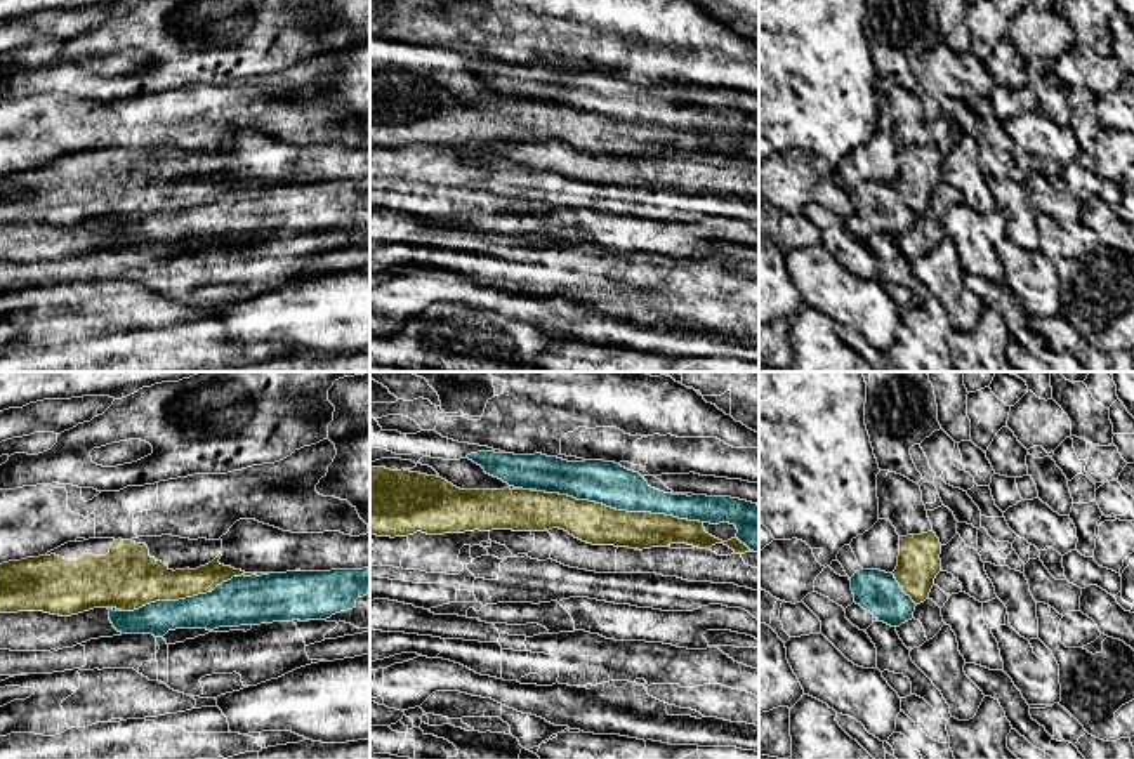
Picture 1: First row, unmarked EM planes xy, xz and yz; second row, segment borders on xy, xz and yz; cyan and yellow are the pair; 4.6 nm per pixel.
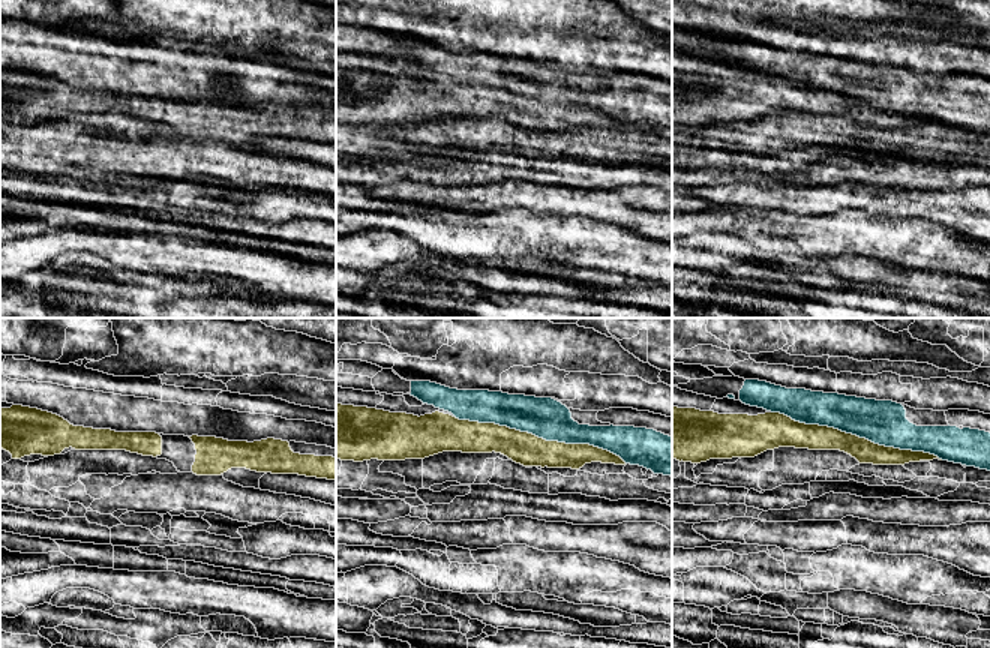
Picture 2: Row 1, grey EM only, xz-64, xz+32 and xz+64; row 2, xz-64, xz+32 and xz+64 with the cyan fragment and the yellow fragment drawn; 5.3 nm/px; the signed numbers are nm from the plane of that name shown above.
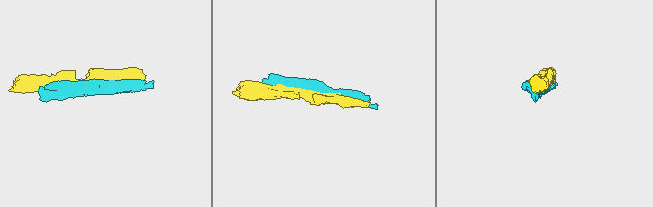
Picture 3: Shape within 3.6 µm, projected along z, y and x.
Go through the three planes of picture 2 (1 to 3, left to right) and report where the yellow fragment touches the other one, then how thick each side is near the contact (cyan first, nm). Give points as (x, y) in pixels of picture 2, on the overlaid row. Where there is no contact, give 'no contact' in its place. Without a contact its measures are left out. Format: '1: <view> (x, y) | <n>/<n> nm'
1: no contact
2: xz+32 (540, 437) | 220/170 nm
3: xz+64 (857, 435) | 240/140 nm

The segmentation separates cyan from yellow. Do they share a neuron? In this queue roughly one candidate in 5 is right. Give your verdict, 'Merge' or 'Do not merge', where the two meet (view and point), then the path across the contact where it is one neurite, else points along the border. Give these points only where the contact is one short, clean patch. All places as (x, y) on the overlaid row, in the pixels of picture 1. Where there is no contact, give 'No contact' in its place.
Do not merge. Touches cyan at xz (620, 509)

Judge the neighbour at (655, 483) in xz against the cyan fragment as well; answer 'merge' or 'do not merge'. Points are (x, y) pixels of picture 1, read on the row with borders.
merge

